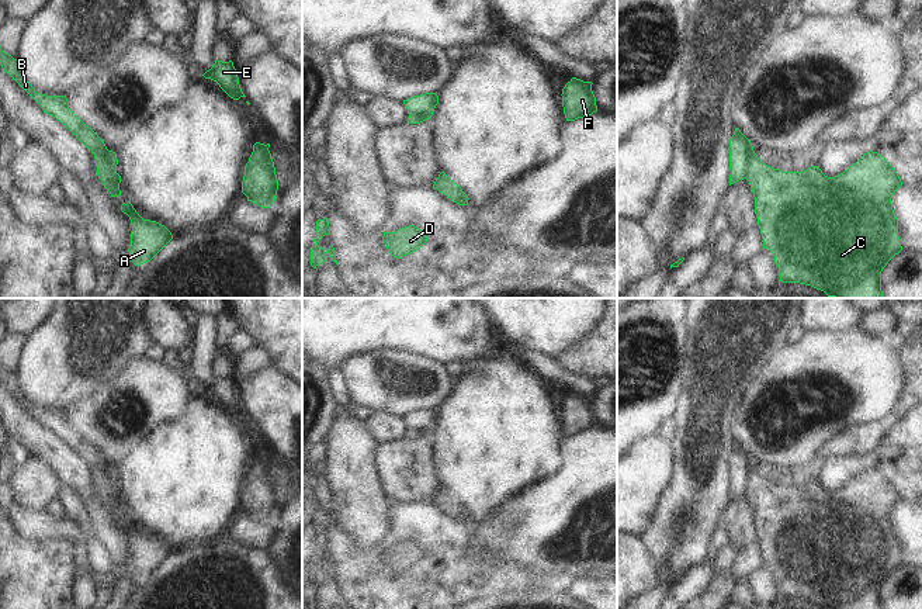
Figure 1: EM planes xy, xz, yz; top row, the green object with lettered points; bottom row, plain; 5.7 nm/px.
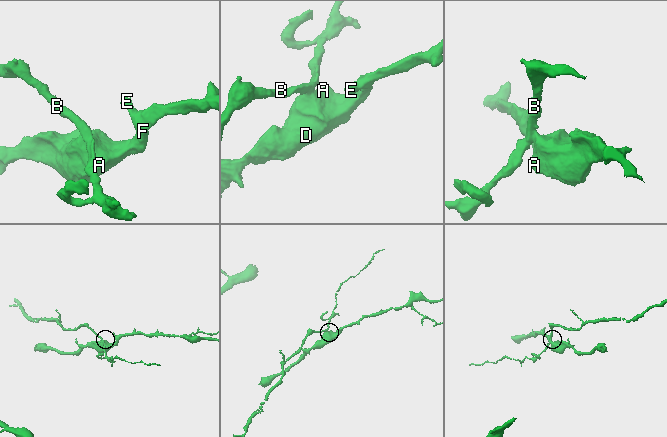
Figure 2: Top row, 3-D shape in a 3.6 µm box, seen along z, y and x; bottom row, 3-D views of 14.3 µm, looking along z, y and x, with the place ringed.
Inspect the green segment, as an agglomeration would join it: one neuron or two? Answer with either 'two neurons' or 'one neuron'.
two neurons

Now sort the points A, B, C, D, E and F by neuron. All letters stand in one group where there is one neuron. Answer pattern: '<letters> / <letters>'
A C D E F / B

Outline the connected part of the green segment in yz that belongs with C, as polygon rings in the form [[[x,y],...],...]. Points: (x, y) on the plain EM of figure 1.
[[[752,464],[746,495],[755,512],[755,529],[763,564],[773,568],[780,596],[811,601],[825,609],[883,609],[881,586],[902,565],[898,534],[891,519],[902,496],[884,471],[870,466],[843,488],[828,492],[819,481],[811,481],[804,487],[773,484],[765,480]]]

